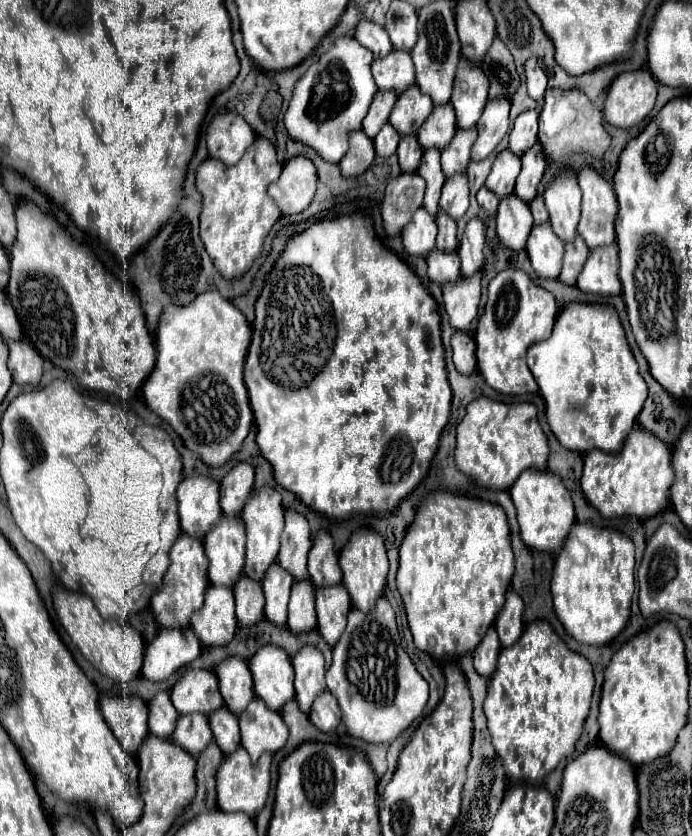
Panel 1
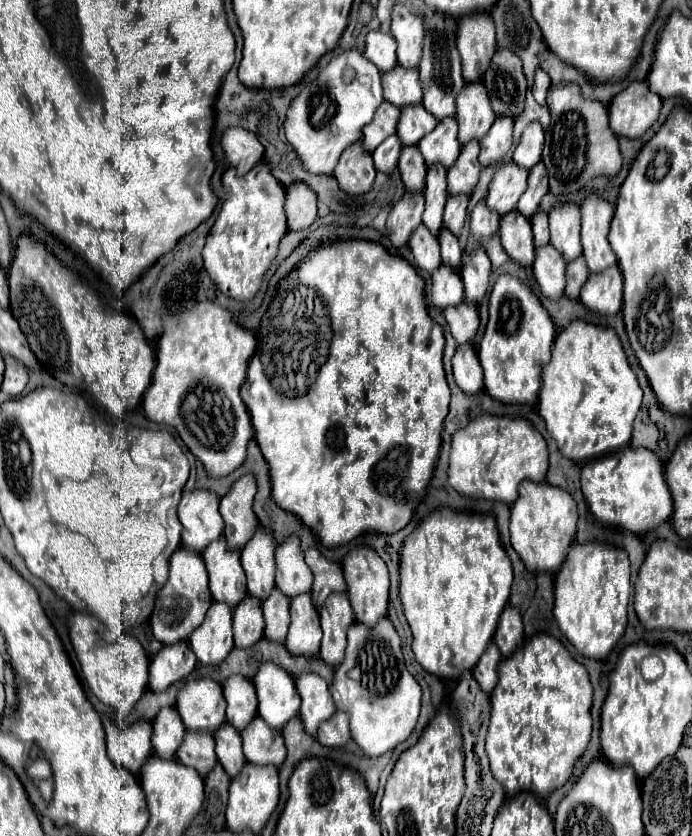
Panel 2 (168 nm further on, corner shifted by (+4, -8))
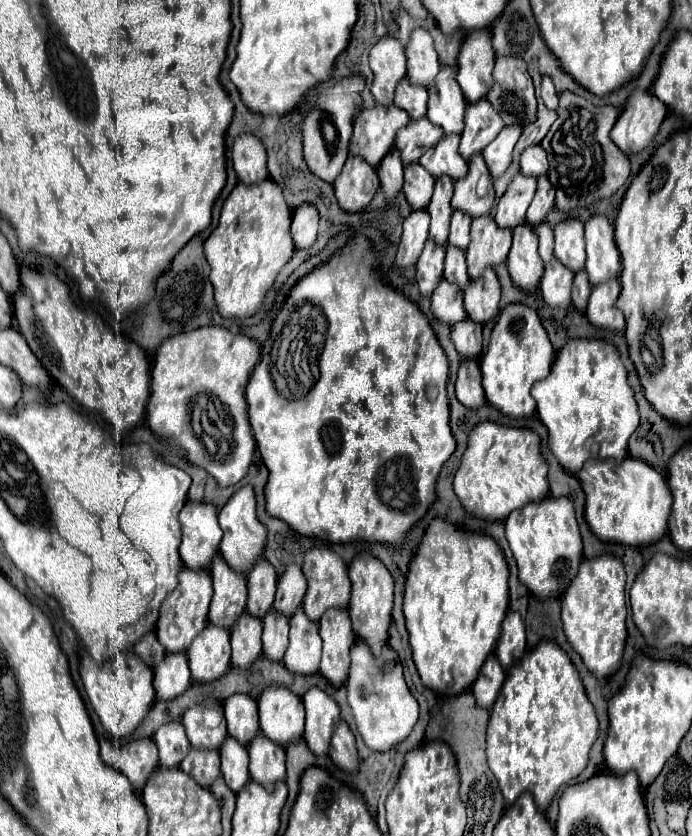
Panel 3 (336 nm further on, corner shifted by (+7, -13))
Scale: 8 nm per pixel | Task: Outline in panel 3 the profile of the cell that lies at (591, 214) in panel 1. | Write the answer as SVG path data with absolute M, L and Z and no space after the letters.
M595 214L585 222L585 250L585 270L591 284L601 284L621 272L619 250L613 242L613 224L605 216Z

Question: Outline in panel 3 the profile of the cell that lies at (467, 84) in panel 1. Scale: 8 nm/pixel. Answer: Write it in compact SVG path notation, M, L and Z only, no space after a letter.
M479 100L477 104L467 104L465 108L465 130L461 134L461 156L469 160L473 154L481 152L495 136L503 130L503 120L497 116L493 106L487 100Z

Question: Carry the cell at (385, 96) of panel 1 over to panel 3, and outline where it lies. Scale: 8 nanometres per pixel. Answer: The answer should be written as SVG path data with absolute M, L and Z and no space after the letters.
M389 104L363 110L353 122L351 154L365 158L373 168L389 152L395 142L395 134L409 122L407 112Z

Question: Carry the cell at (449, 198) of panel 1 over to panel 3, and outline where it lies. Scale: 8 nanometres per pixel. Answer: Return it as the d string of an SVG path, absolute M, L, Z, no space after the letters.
M455 210L451 216L451 232L449 232L449 244L465 250L469 244L469 224L471 224L471 216Z

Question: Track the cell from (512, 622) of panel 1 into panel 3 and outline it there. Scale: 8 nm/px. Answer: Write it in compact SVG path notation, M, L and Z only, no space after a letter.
M507 612L503 620L503 630L497 644L497 658L507 670L515 660L521 660L525 652L525 626L517 612Z

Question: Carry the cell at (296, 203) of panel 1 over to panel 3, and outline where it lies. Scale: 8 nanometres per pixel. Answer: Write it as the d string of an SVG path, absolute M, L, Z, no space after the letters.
M301 204L301 208L293 212L291 238L297 248L309 248L315 242L317 222L319 222L319 212L317 208L313 208L313 204Z

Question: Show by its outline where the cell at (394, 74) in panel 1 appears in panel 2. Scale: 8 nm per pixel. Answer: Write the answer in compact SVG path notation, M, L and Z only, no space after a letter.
M400 65L394 67L392 71L382 75L382 89L384 89L384 99L398 107L422 103L422 89L416 69L408 71Z

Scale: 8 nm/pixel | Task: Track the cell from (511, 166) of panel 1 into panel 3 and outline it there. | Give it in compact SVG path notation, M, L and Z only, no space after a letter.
M515 174L513 180L507 184L505 194L499 198L495 222L503 228L515 228L519 224L525 224L525 212L529 208L529 202L535 194L535 178Z

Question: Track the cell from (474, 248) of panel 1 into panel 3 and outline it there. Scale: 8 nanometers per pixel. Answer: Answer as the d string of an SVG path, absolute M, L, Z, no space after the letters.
M489 268L481 280L471 280L463 298L465 312L473 322L489 322L499 312L499 282L493 268Z

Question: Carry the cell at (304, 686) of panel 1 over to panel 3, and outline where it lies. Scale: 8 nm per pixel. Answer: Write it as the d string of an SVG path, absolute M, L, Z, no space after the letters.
M309 688L309 692L303 696L305 704L305 742L317 756L327 754L331 732L339 722L339 706L335 700L321 692L321 688Z

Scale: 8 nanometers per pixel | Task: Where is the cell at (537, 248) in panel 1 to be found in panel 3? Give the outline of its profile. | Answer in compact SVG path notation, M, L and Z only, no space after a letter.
M553 258L549 264L545 264L539 288L543 294L543 300L549 306L561 306L567 308L571 304L571 284L573 284L573 272L561 264L557 258Z

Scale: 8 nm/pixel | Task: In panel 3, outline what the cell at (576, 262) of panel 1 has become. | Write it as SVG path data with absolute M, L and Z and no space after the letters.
M581 270L575 274L575 280L573 280L573 290L571 290L571 300L575 304L575 308L579 310L585 310L585 304L589 300L589 292L591 292L591 284L587 280L587 272Z

